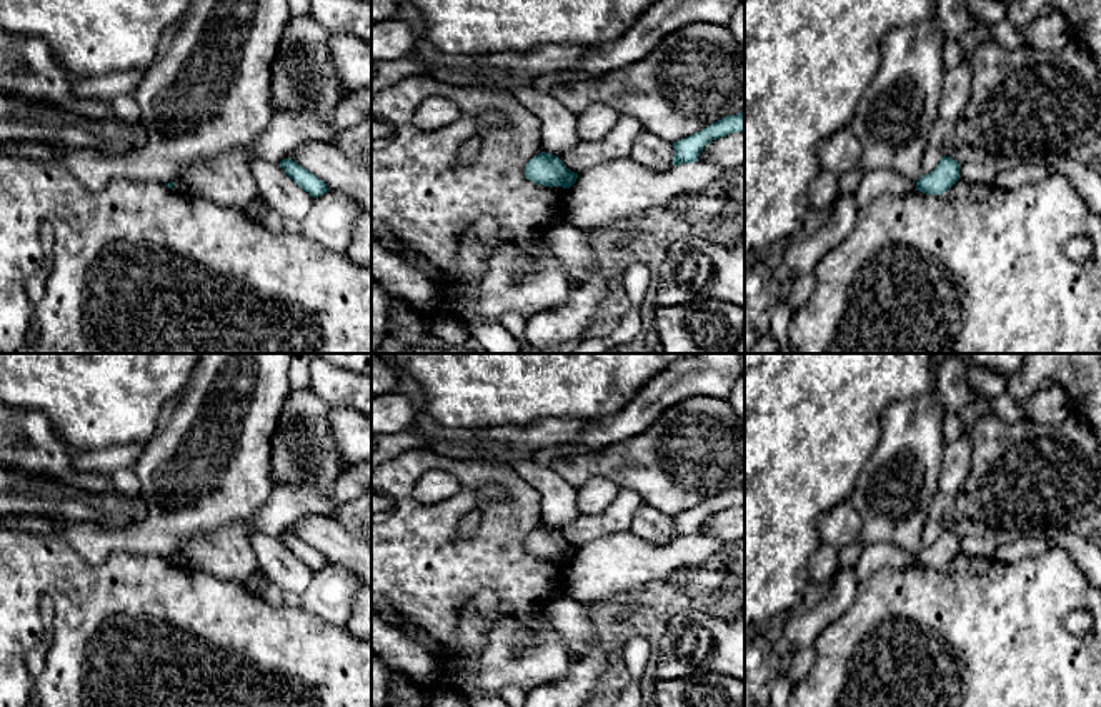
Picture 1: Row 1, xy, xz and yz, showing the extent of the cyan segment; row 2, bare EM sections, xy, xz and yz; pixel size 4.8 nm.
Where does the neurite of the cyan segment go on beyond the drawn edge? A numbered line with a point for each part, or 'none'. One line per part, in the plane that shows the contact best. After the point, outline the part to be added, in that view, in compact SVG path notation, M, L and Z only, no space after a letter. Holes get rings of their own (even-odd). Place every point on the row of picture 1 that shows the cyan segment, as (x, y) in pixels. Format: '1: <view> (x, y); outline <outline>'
none

